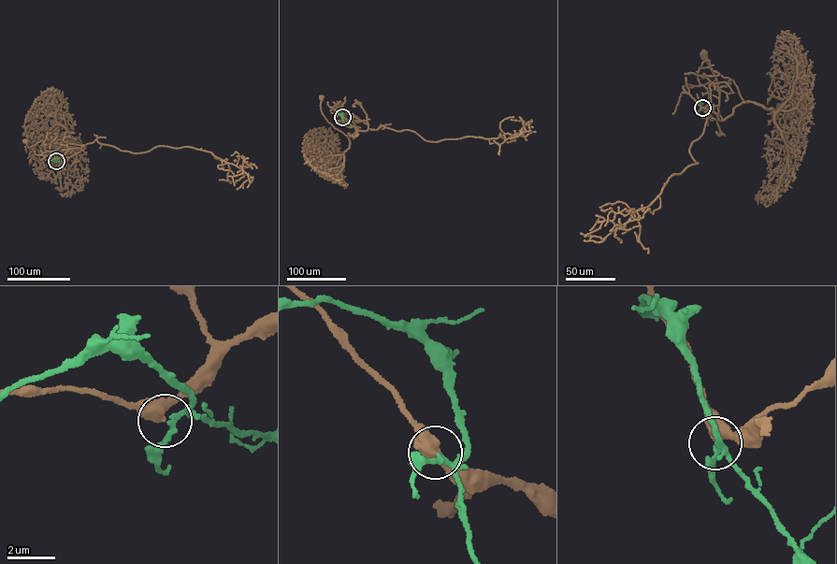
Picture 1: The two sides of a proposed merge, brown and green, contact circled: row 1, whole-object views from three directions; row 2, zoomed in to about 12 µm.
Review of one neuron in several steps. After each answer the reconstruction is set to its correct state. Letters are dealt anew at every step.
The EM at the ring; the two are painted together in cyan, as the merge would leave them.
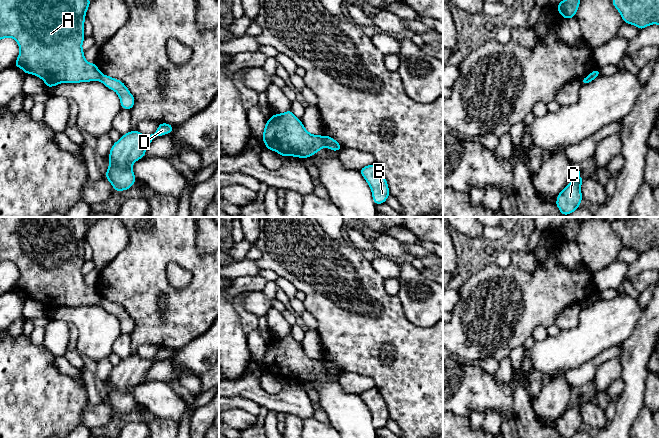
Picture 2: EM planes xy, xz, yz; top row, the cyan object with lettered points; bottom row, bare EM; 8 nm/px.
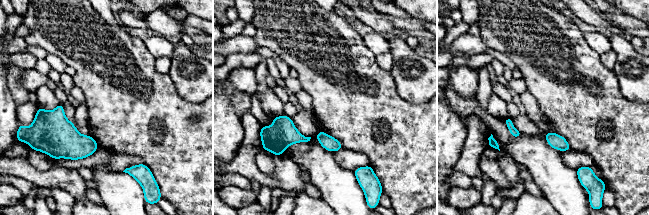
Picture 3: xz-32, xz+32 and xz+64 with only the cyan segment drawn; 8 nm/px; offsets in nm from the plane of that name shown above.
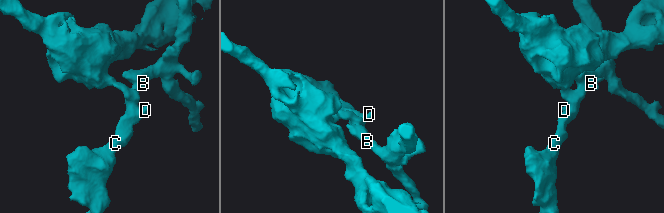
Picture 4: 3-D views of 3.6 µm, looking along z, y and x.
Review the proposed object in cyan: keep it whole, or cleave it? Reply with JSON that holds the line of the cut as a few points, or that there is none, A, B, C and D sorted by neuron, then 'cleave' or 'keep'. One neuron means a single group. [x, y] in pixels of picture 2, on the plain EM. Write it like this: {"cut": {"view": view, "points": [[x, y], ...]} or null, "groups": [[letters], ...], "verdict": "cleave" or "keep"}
{"cut": {"view": "xz", "points": [[322, 360], [327, 370]]}, "groups": [["A"], ["B", "C", "D"]], "verdict": "cleave"}

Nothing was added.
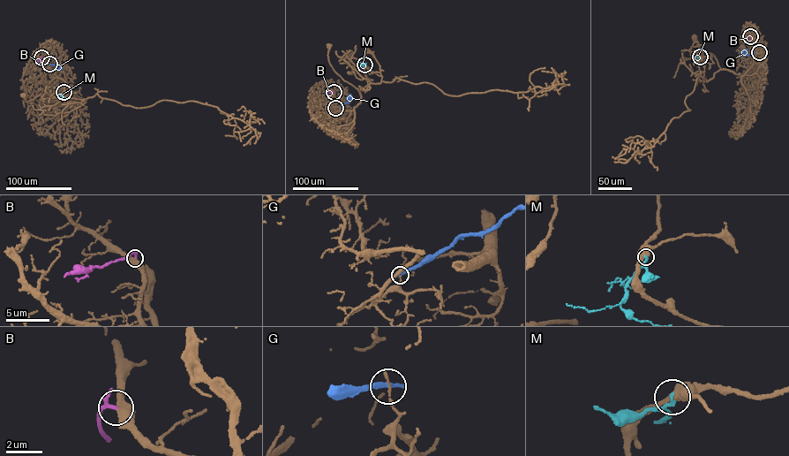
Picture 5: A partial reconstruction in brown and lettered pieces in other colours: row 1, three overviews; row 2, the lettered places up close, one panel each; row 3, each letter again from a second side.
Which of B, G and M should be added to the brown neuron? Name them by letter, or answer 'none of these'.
none of these

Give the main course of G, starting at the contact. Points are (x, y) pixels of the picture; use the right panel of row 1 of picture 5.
G: (759, 52), (747, 56), (743, 54), (744, 50)

